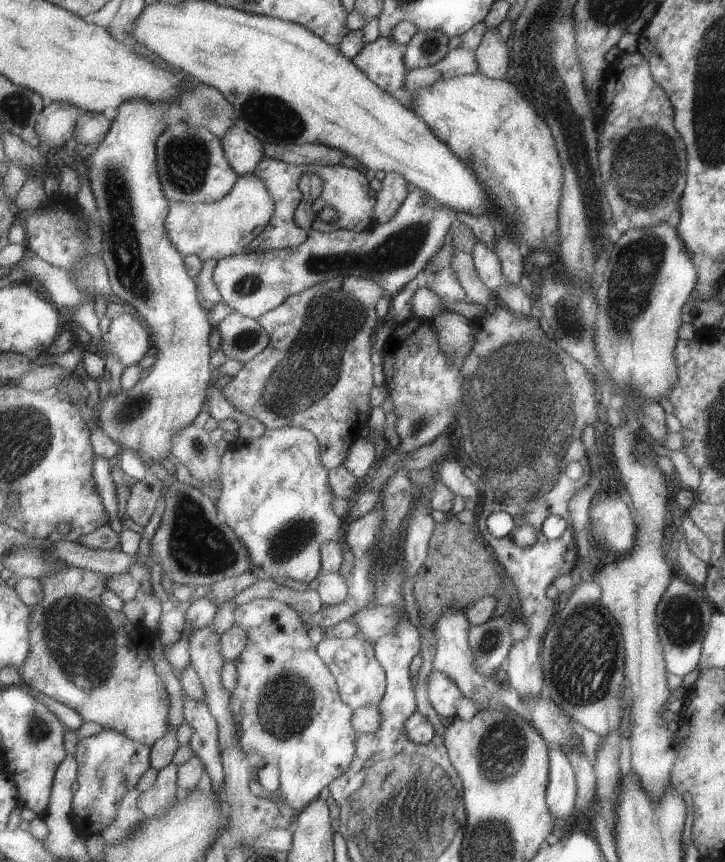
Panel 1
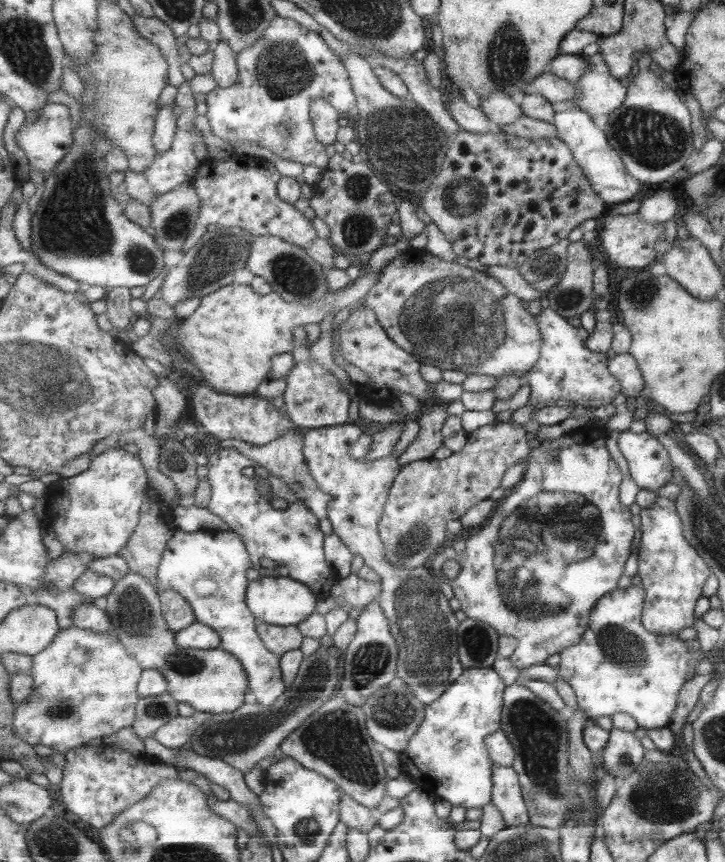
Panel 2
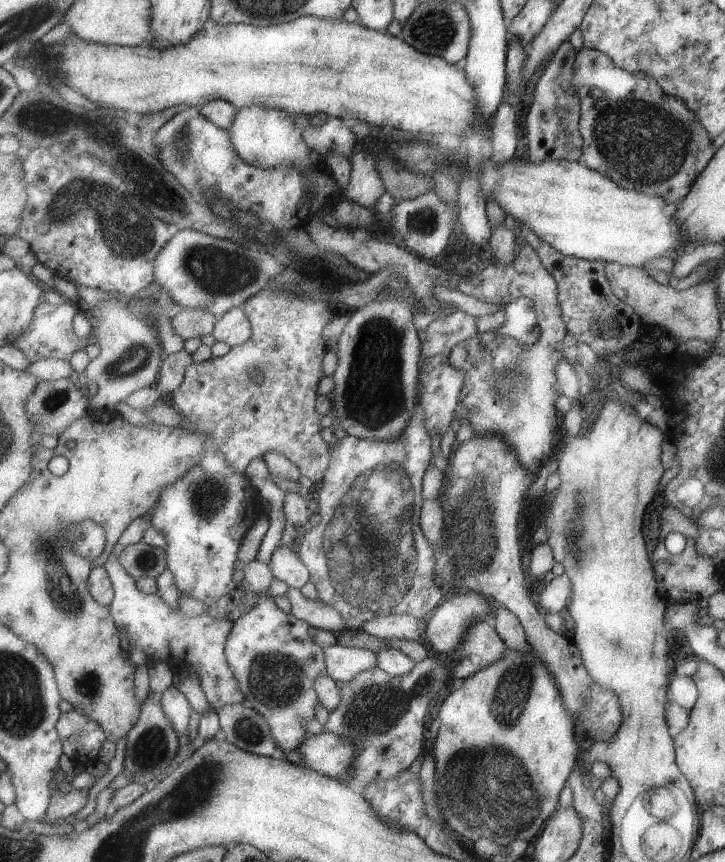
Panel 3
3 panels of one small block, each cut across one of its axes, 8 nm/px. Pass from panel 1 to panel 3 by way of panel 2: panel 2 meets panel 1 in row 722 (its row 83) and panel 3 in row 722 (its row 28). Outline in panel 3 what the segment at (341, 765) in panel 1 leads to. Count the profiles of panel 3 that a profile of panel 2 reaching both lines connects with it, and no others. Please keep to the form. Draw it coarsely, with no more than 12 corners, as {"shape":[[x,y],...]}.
{"shape":[[261,598],[227,659],[285,754],[312,736],[328,674],[309,622]]}

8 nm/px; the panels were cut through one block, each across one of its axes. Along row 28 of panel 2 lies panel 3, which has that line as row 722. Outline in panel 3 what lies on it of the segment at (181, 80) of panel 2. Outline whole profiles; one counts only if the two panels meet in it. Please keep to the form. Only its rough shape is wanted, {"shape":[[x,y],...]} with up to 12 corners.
{"shape":[[157,692],[126,737],[124,771],[149,790],[181,744]]}

